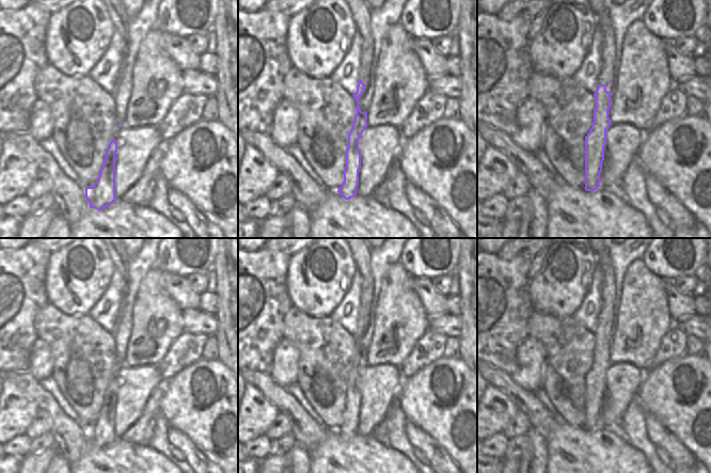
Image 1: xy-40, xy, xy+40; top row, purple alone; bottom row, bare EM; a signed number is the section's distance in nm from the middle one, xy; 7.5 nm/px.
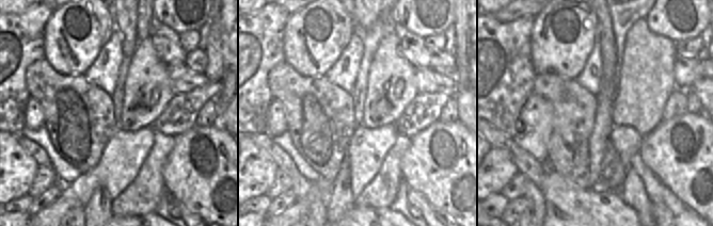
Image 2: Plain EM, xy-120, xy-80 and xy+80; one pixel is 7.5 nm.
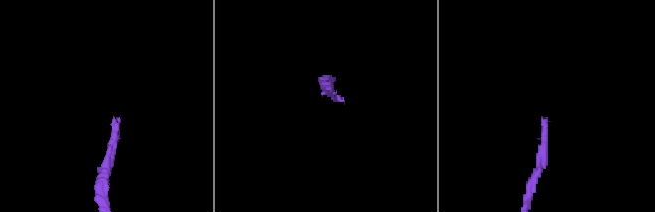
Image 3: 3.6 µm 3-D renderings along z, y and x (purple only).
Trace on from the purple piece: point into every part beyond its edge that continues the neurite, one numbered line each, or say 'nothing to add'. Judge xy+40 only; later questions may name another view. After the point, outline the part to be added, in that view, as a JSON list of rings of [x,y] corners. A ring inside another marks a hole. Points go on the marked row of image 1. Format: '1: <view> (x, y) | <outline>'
1: xy+40 (607, 46) | [[[603,13],[598,17],[598,27],[604,32],[604,40],[600,45],[600,73],[598,84],[605,84],[606,91],[611,91],[613,68],[615,66],[615,34],[611,26],[611,17]]]

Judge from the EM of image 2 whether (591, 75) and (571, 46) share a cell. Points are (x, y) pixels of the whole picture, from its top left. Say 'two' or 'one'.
two

